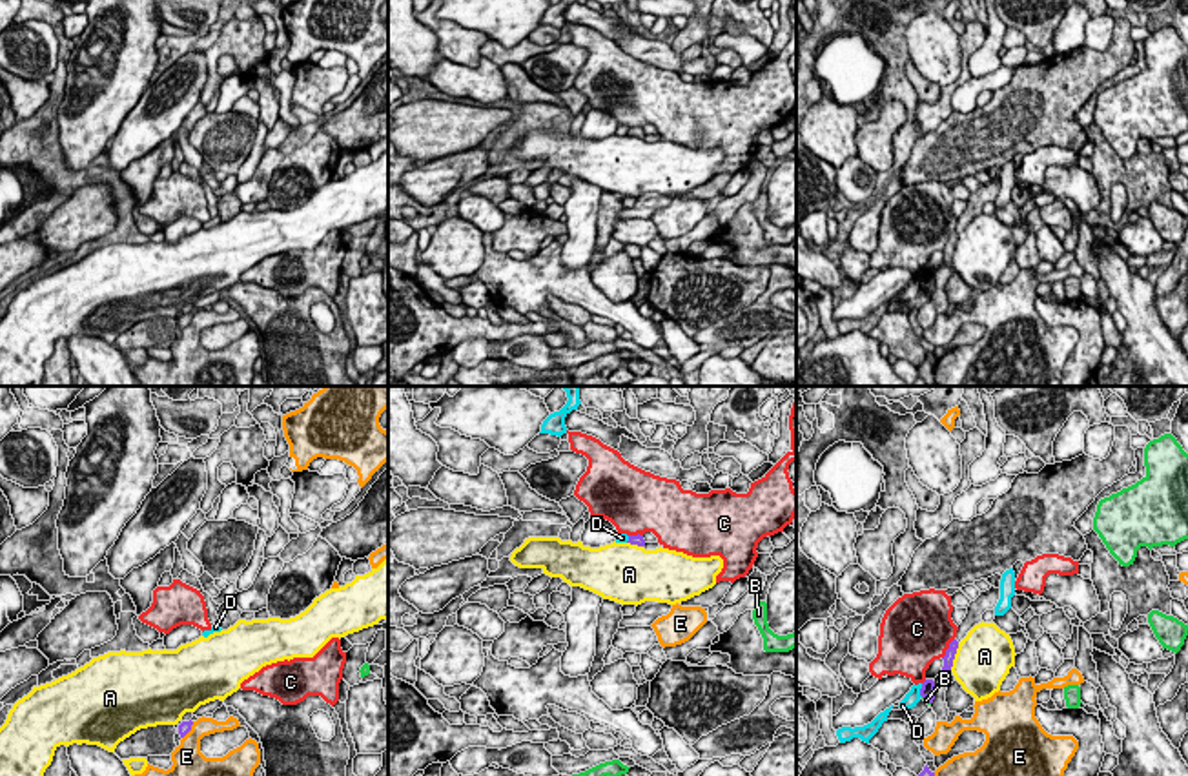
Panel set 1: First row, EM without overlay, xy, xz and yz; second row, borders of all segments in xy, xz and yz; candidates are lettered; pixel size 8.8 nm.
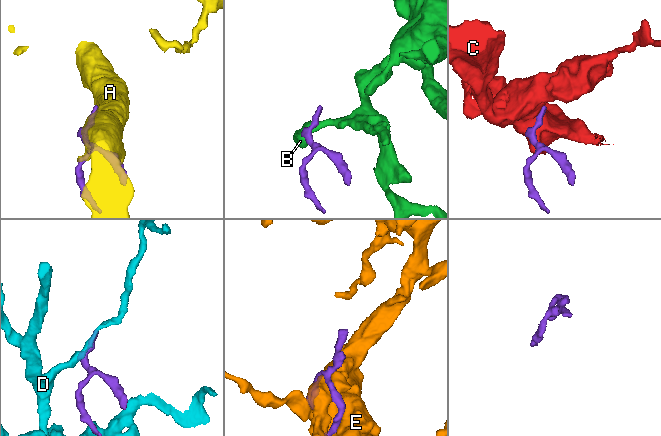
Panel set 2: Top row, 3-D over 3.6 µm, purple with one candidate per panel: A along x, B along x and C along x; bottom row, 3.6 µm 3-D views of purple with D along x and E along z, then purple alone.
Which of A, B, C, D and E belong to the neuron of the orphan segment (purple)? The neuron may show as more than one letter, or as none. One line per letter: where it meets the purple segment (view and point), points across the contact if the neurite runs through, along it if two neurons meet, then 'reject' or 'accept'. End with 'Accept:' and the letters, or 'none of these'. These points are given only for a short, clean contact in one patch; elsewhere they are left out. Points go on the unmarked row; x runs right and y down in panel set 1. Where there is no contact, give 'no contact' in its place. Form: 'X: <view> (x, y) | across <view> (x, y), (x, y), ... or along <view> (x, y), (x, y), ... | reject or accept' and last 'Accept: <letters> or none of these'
A: yz (953, 250) | along yz (959, 235), (950, 263) | reject
B: yz (928, 290) | along yz (922, 288), (930, 296) | reject
C: yz (948, 241) | reject
D: yz (921, 283) | reject
E: yz (933, 376) | reject
Accept: none of these

